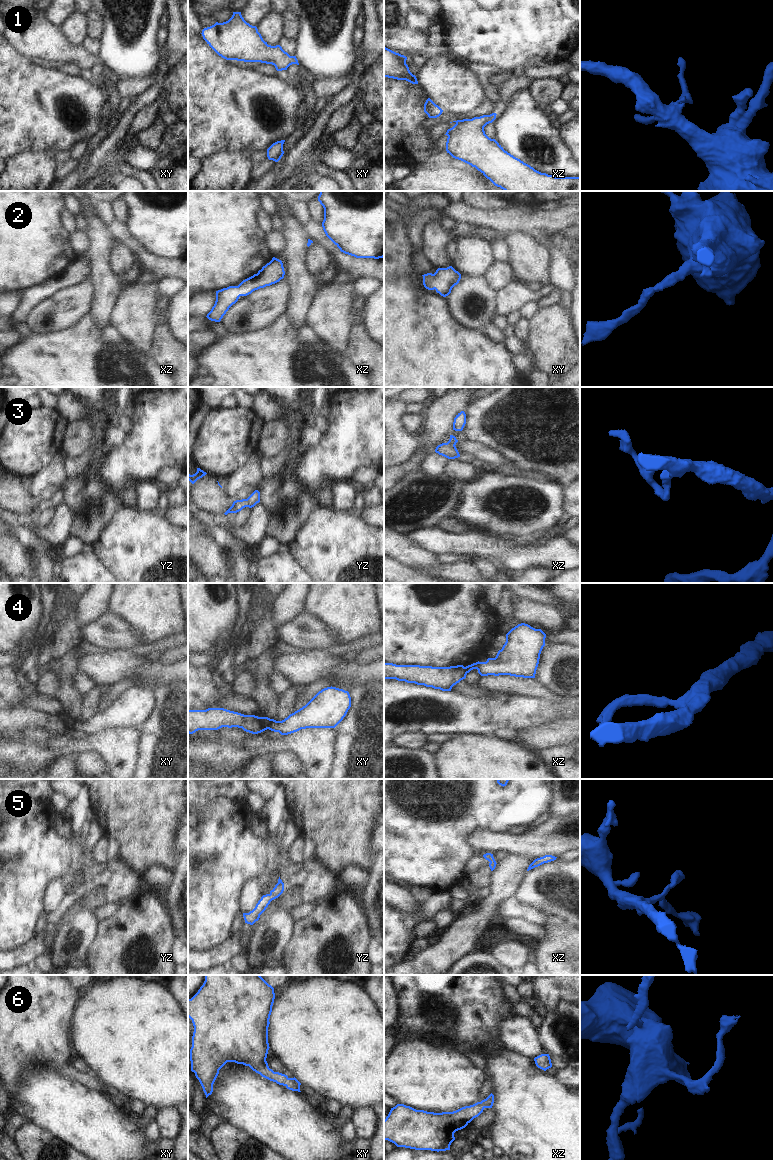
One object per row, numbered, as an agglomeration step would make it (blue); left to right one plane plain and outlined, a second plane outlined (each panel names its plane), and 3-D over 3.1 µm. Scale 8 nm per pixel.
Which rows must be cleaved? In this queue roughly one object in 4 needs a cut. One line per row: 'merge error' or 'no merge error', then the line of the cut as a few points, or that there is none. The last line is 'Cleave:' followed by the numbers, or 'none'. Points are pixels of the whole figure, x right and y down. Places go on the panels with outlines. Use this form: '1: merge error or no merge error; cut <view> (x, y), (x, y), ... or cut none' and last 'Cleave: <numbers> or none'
1: no merge error; cut none
2: no merge error; cut none
3: no merge error; cut none
4: merge error; cut xy (272, 719), (267, 728)
5: no merge error; cut none
6: no merge error; cut none
Cleave: 4

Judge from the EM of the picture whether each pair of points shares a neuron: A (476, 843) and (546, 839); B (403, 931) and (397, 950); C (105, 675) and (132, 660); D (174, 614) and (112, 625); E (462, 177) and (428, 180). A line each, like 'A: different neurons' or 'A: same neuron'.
A: same neuron
B: same neuron
C: same neuron
D: different neurons
E: same neuron

